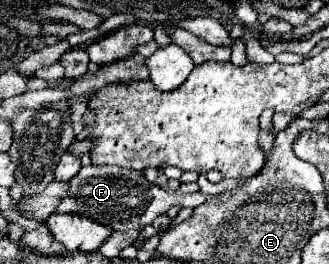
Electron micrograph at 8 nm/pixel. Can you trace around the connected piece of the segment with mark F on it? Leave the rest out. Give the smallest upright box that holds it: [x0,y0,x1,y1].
[57,165,209,231]

